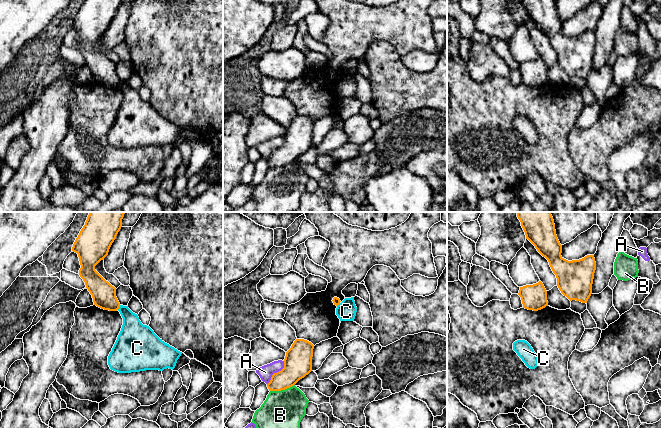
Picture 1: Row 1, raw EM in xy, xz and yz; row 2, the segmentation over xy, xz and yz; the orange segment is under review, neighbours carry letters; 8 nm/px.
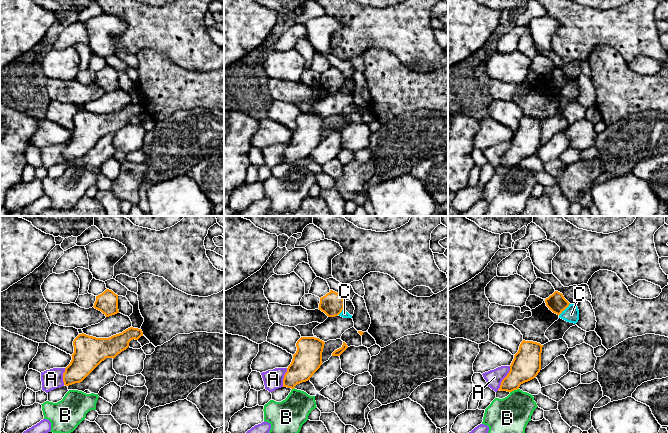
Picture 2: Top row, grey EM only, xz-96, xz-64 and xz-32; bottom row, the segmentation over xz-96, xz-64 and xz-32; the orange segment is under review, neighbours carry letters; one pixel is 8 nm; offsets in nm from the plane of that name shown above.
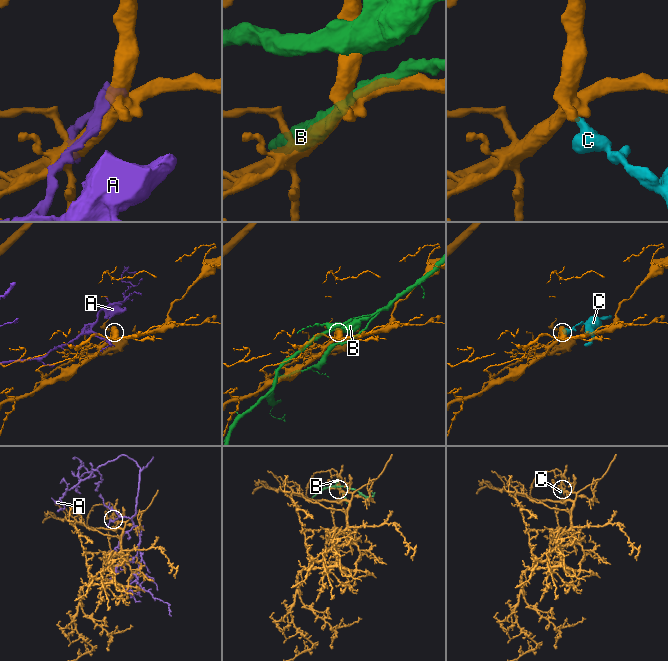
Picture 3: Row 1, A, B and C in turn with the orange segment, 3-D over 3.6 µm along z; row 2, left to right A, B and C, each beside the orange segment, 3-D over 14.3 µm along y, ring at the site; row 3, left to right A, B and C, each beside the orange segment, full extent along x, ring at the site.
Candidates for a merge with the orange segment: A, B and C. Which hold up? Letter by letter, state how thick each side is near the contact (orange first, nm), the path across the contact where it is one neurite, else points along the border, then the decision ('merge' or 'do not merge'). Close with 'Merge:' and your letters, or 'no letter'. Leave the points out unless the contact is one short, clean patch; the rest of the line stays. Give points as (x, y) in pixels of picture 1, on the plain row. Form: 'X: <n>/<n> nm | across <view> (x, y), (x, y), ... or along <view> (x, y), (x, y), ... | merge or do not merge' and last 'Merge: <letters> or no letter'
A: 220/120 nm | do not merge
B: 220/360 nm | do not merge
C: 190/220 nm | along xy (120, 81), (117, 85) | do not merge
Merge: no letter

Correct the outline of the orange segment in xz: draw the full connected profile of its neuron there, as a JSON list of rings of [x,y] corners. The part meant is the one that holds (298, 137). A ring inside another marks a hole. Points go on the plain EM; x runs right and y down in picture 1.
[[[296,115],[286,128],[284,144],[274,149],[267,160],[269,167],[281,167],[294,162],[312,147],[314,121],[304,115]]]

